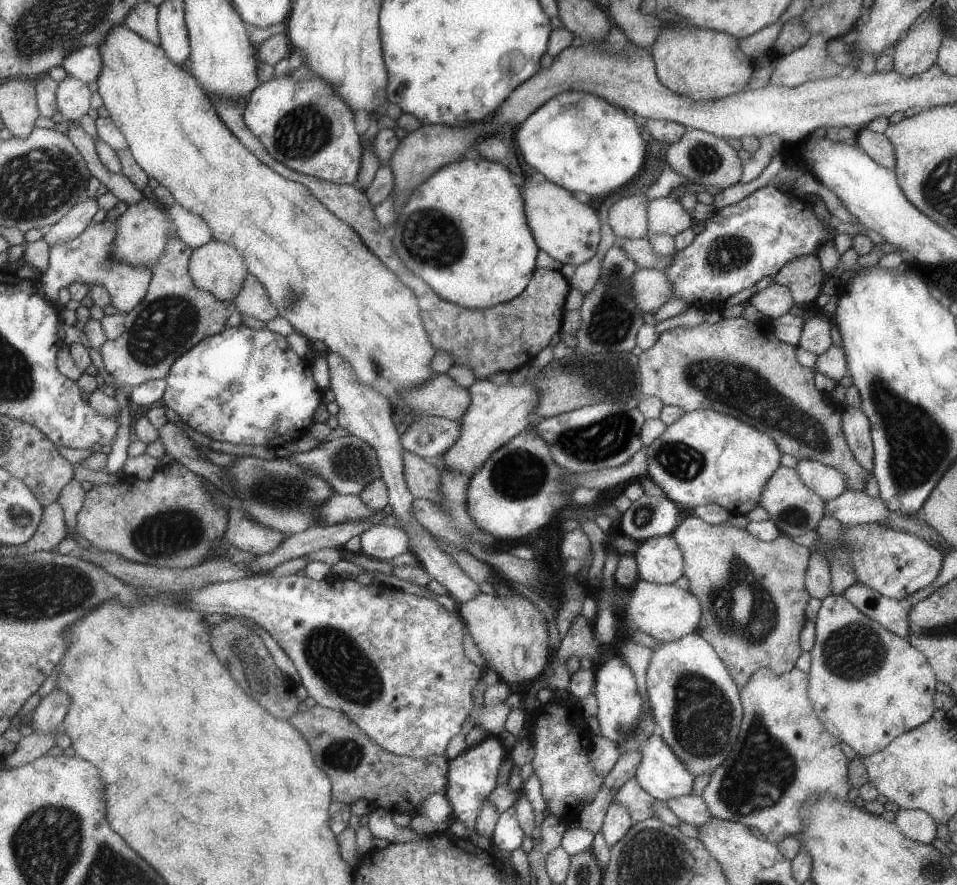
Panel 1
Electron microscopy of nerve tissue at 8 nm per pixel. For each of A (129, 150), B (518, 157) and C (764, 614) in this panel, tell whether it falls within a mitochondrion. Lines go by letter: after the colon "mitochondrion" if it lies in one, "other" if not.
A: other
B: other
C: mitochondrion

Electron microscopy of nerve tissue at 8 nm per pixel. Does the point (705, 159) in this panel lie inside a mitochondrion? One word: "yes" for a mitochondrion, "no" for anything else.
yes

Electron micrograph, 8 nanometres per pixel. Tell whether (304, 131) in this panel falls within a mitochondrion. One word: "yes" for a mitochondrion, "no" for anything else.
yes

